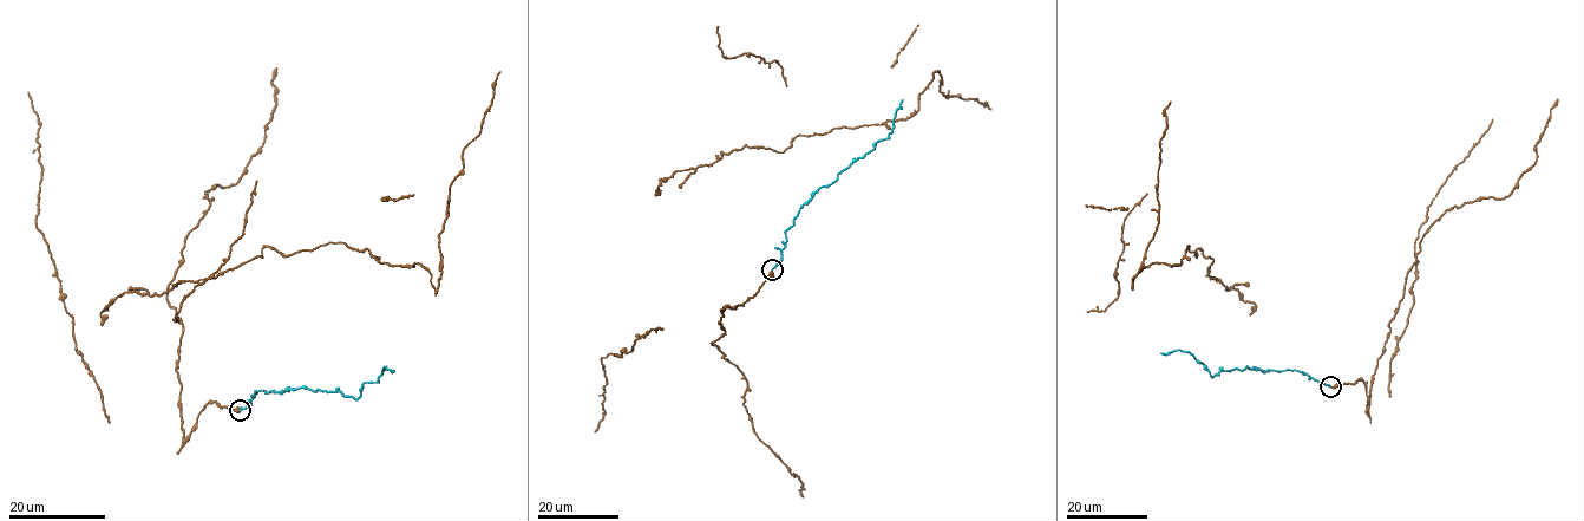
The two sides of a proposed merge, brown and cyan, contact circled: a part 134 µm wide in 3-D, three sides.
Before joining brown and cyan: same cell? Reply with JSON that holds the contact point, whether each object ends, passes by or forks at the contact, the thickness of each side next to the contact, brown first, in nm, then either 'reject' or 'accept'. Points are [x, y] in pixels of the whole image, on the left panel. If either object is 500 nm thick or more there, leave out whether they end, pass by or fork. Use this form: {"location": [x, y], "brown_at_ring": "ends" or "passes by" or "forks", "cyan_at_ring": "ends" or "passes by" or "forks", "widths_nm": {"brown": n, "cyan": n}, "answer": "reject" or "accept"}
{"location": [240, 410], "brown_at_ring": "ends", "cyan_at_ring": "ends", "widths_nm": {"brown": 280, "cyan": 220}, "answer": "accept"}

